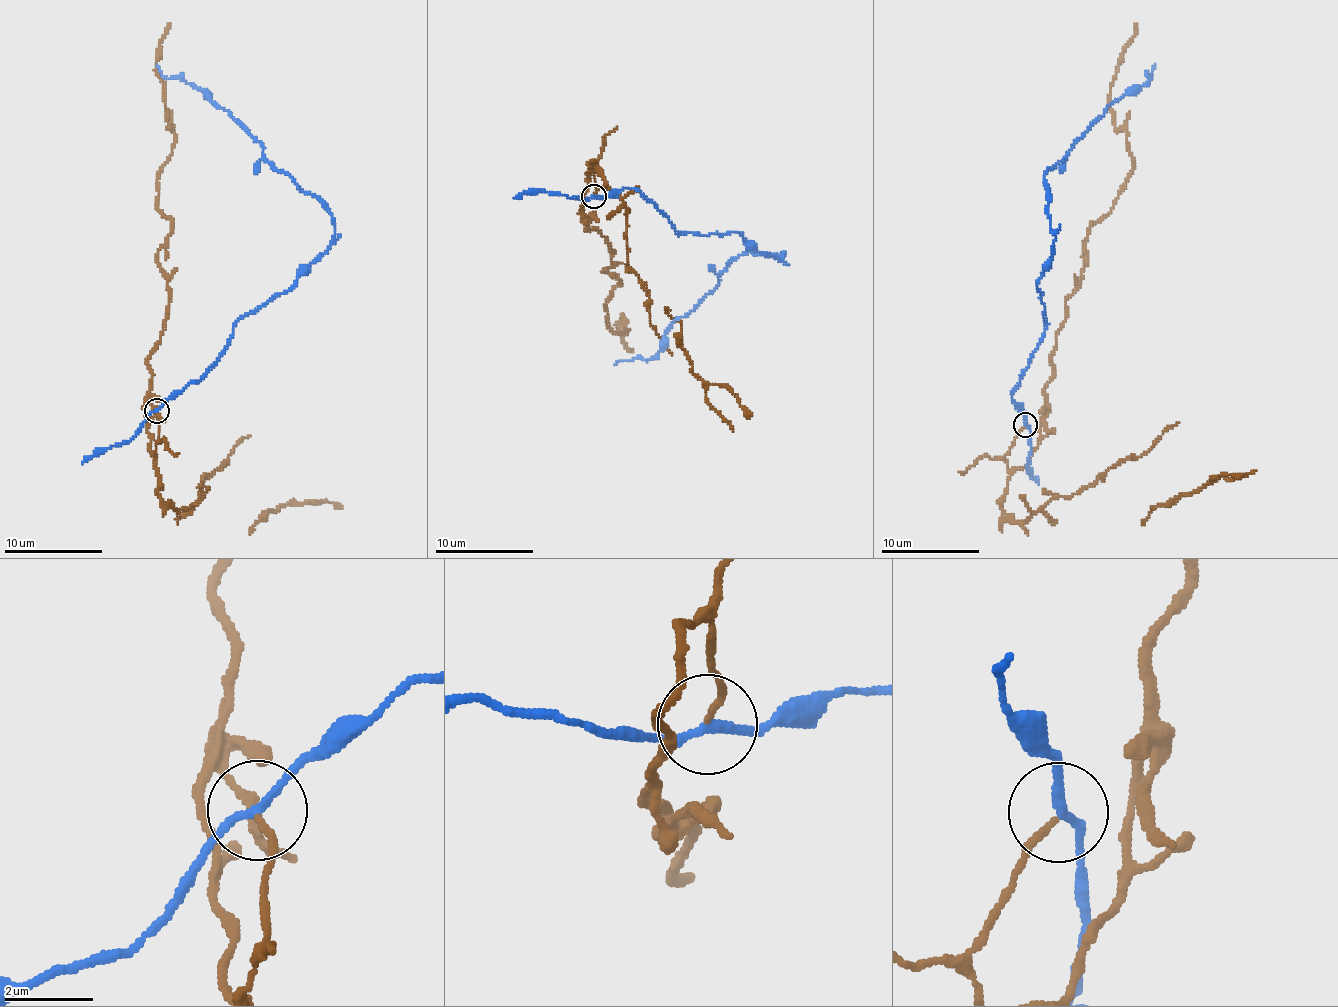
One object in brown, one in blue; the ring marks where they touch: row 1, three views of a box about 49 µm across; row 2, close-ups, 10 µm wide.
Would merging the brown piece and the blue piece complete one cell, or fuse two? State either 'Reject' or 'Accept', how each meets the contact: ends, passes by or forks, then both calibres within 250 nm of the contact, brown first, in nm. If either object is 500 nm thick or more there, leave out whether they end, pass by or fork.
Reject. At the ring brown ends. At the ring blue passes by. Thickness 120 nm (brown) against 170 nm

